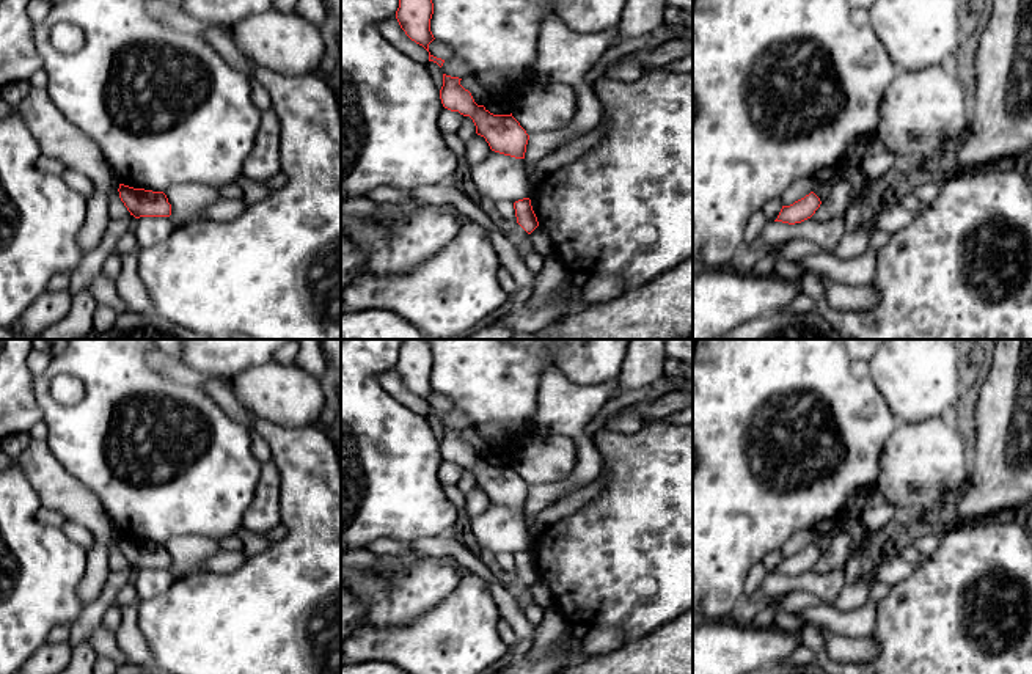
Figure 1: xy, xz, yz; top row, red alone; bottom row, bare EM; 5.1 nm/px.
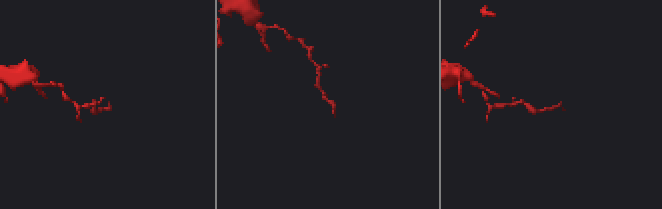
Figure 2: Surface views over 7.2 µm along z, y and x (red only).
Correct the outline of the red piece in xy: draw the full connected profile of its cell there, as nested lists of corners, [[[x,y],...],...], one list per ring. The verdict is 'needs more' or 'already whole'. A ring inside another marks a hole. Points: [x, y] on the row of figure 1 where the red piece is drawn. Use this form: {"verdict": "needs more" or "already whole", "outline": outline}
{"verdict": "already whole", "outline": [[[119,184],[119,198],[135,218],[140,217],[170,217],[171,204],[163,192],[134,189]]]}

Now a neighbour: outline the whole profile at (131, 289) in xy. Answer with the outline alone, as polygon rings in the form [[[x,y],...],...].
[[[123,253],[119,255],[123,269],[116,278],[116,291],[126,308],[134,313],[151,313],[152,303],[145,284],[138,275],[138,253]]]

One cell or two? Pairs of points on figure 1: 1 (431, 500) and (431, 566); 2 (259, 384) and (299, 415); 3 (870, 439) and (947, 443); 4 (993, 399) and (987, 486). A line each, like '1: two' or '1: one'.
1: two
2: one
3: two
4: one

